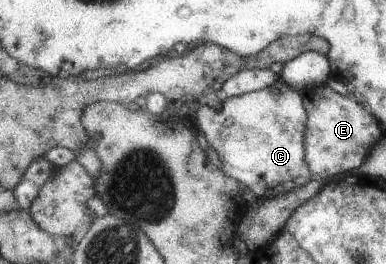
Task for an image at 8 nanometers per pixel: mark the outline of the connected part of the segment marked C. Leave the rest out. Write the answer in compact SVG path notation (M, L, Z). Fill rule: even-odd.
M280 79L264 89L225 97L220 109L200 105L195 128L219 157L225 175L246 186L256 197L277 197L311 179L304 161L304 126L307 109L301 92Z

